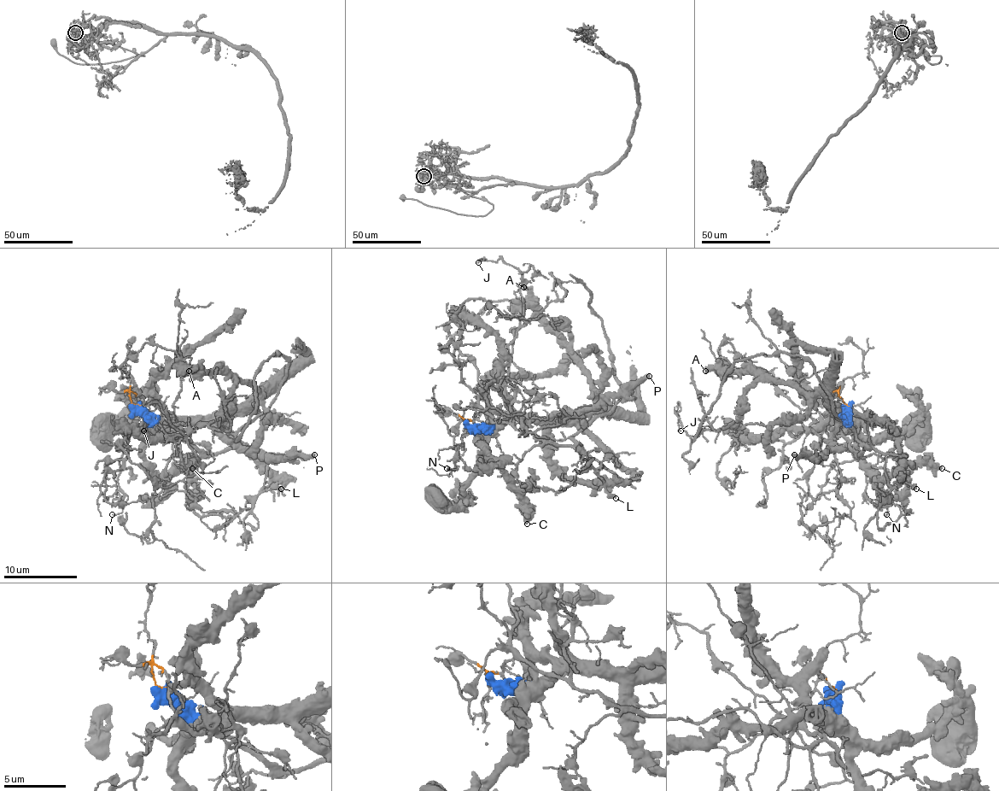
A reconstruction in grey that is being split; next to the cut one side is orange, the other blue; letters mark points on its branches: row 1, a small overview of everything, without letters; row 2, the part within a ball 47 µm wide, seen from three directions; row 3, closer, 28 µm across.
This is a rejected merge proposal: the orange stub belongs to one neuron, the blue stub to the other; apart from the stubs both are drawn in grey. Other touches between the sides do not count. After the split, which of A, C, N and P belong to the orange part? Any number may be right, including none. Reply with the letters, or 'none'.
N

